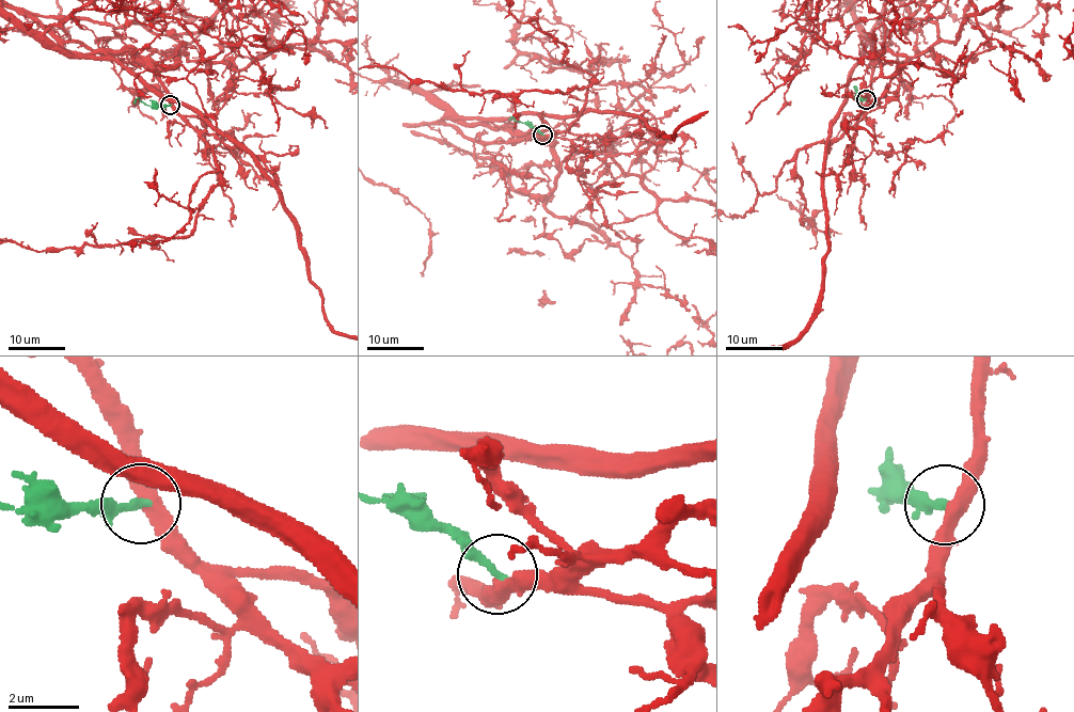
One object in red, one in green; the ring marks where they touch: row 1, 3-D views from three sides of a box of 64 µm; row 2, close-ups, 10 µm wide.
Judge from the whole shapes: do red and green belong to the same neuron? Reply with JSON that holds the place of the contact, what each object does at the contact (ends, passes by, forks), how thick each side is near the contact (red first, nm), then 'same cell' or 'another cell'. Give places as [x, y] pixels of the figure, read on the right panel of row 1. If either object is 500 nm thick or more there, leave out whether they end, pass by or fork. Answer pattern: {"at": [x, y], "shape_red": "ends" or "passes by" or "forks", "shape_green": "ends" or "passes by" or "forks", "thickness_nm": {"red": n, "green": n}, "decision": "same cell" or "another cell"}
{"at": [866, 99], "shape_red": "passes by", "shape_green": "ends", "thickness_nm": {"red": 420, "green": 240}, "decision": "same cell"}

